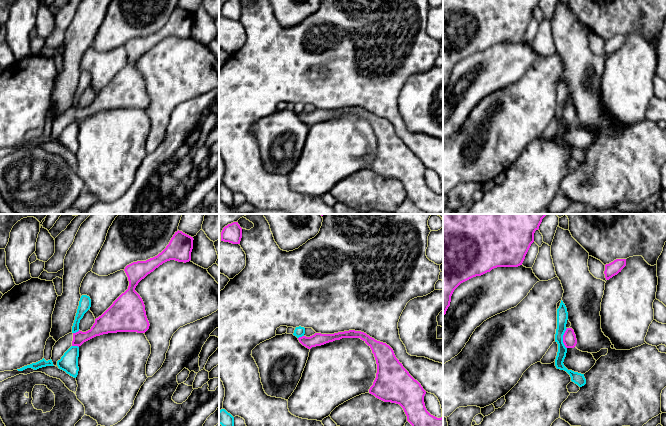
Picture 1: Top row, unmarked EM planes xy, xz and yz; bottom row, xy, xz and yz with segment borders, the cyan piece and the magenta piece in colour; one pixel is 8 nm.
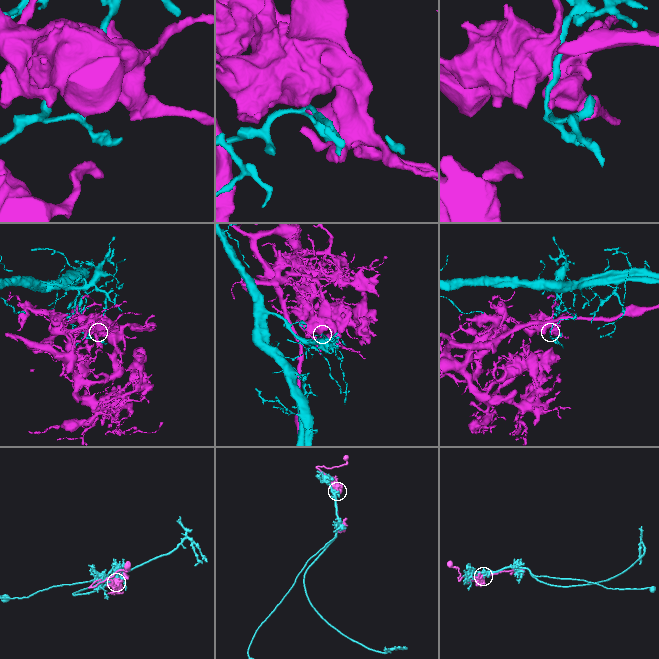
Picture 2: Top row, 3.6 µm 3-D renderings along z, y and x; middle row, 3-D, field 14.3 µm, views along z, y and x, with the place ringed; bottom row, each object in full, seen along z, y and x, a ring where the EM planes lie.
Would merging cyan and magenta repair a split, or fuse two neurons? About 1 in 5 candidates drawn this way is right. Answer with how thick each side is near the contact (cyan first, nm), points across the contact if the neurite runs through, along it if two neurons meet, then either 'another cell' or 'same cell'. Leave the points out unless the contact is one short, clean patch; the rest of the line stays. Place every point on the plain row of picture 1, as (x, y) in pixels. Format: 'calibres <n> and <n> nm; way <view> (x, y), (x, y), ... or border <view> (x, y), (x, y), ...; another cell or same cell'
calibres 100 and 110 nm; another cell

